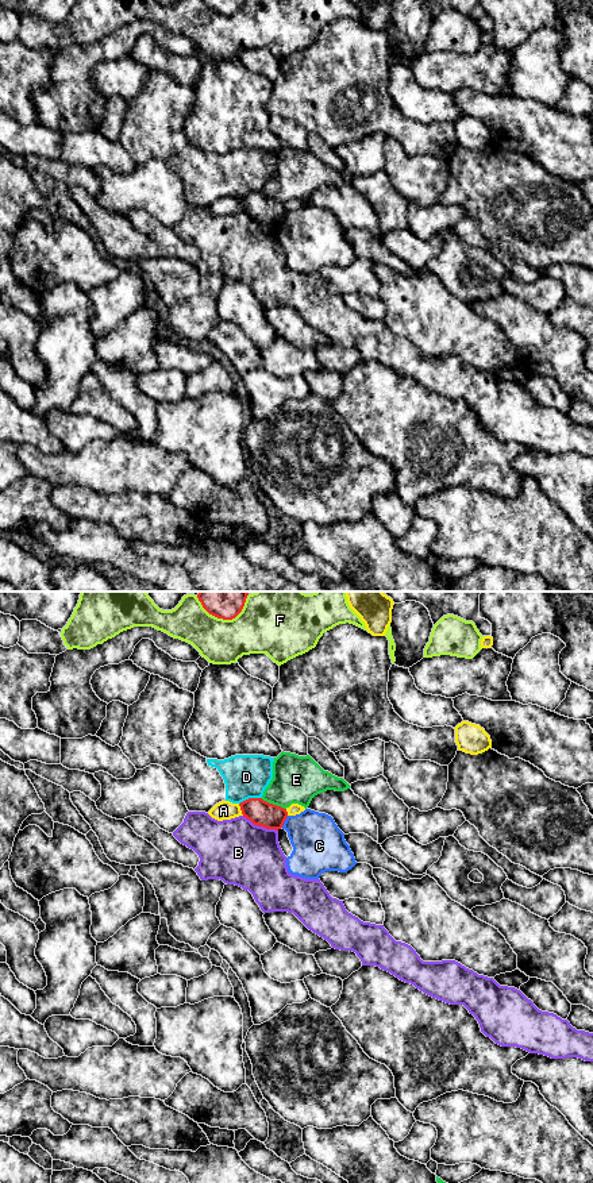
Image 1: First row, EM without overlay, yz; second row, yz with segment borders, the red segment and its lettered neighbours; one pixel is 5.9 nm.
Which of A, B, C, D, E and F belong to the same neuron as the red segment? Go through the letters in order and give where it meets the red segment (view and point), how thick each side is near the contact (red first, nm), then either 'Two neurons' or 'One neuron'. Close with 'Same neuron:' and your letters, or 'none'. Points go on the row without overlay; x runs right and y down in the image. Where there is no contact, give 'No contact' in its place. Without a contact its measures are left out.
A: Touches red at yz (241, 204). Thickness 150 nm (red) against 110 nm. Two neurons
B: Touches red at yz (260, 220). Thickness 150 nm (red) against 380 nm. Two neurons
C: Touches red at yz (284, 216). Thickness 150 nm (red) against 300 nm. Two neurons
D: Touches red at yz (250, 193). Thickness 150 nm (red) against 260 nm. Two neurons
E: Touches red at yz (272, 199). Thickness 150 nm (red) against 280 nm. Two neurons
F: Touches red at yz (224, 14). Thickness 100 nm (red) against 280 nm. Two neurons
Same neuron: none

